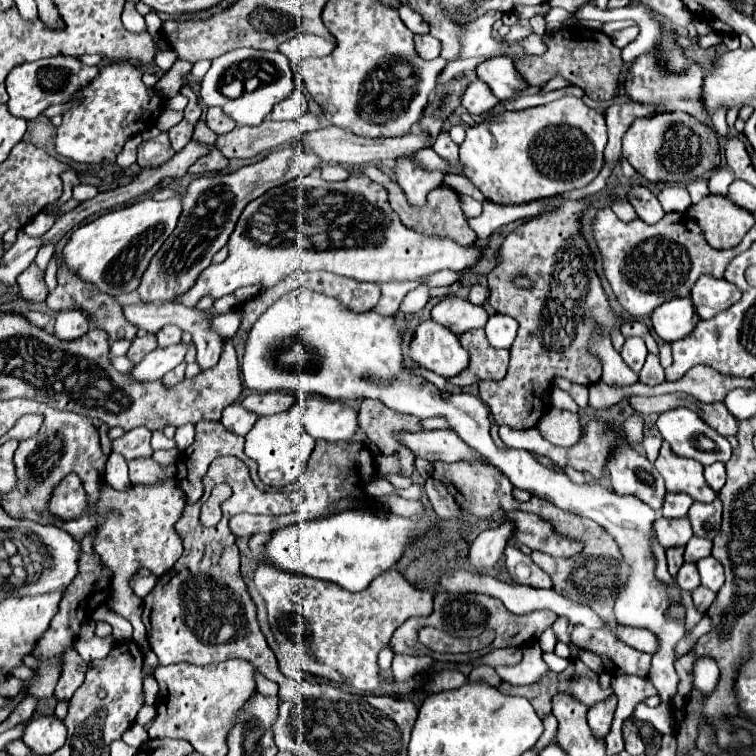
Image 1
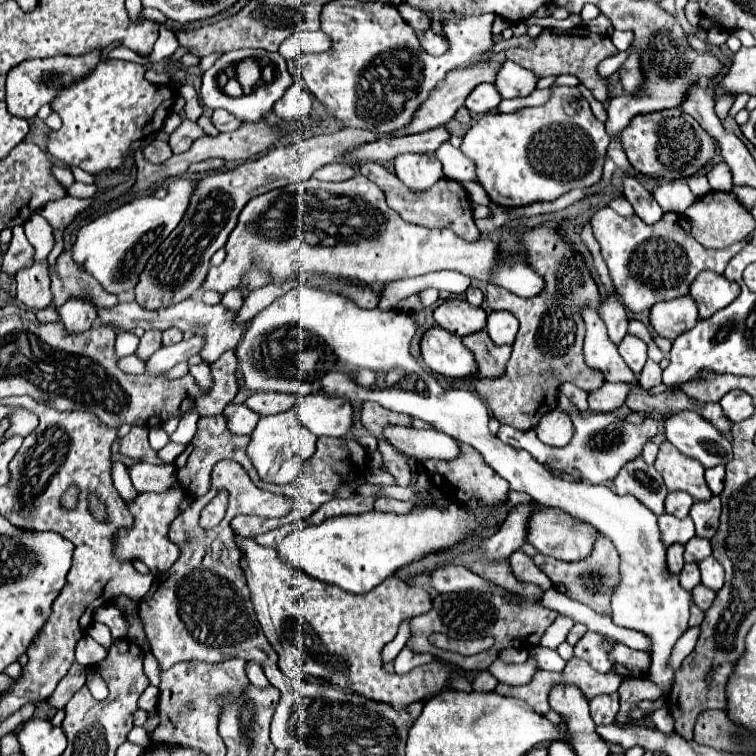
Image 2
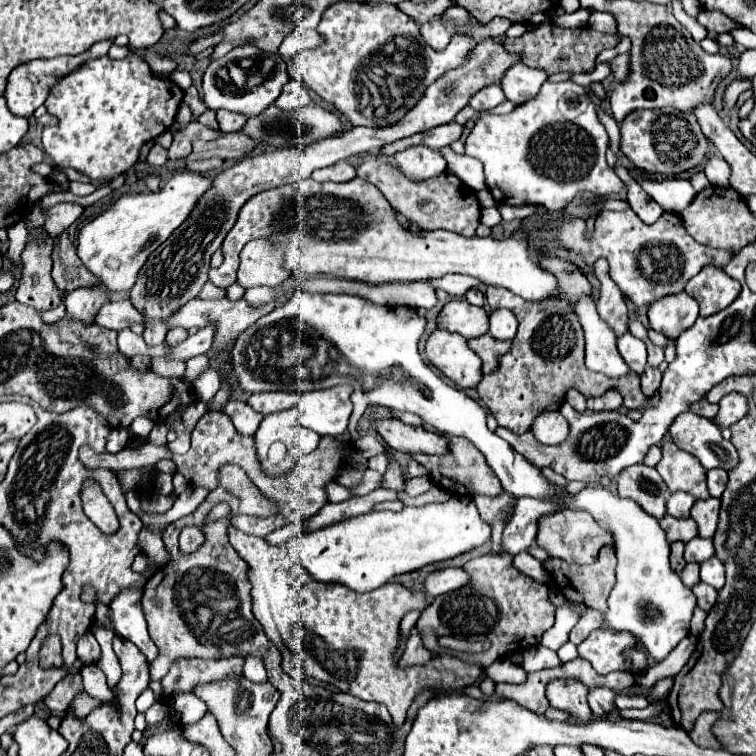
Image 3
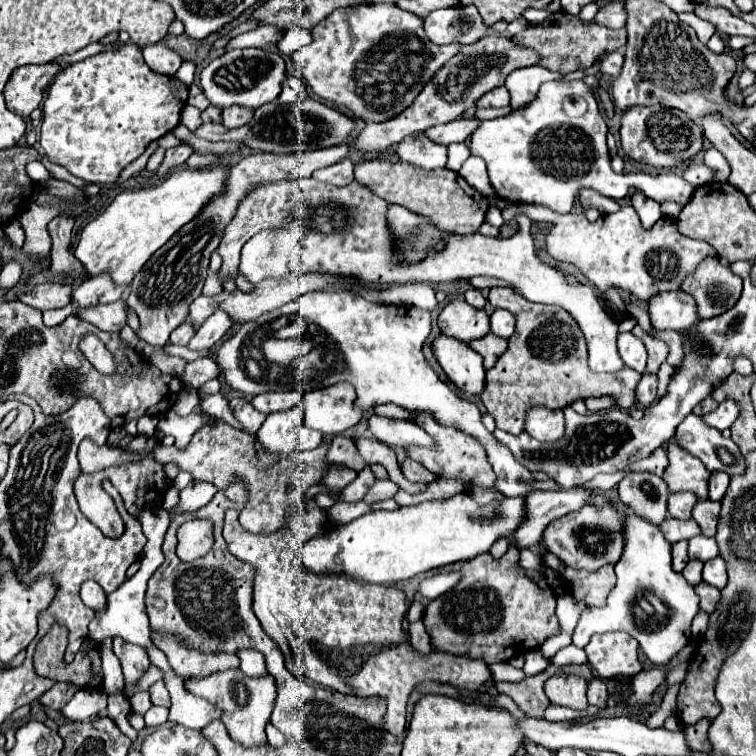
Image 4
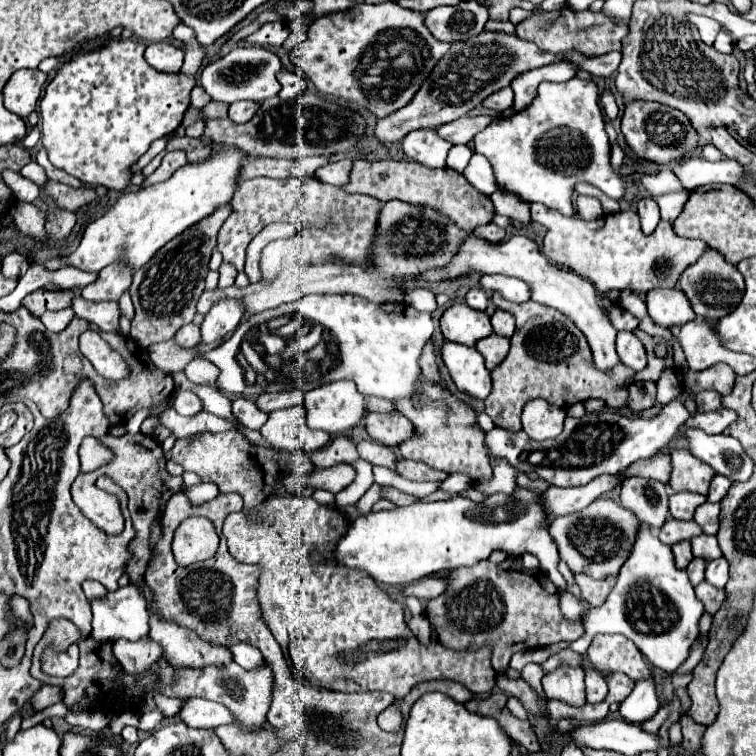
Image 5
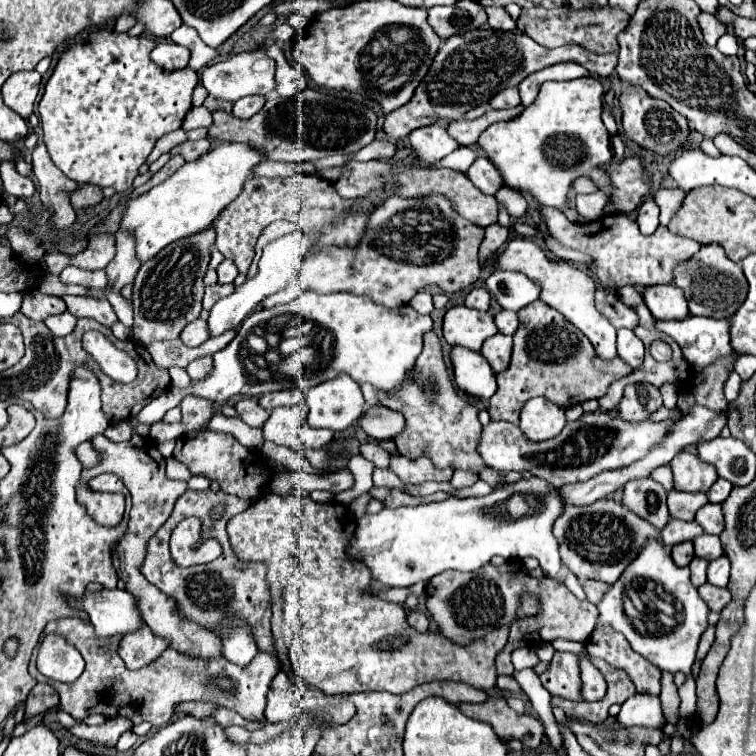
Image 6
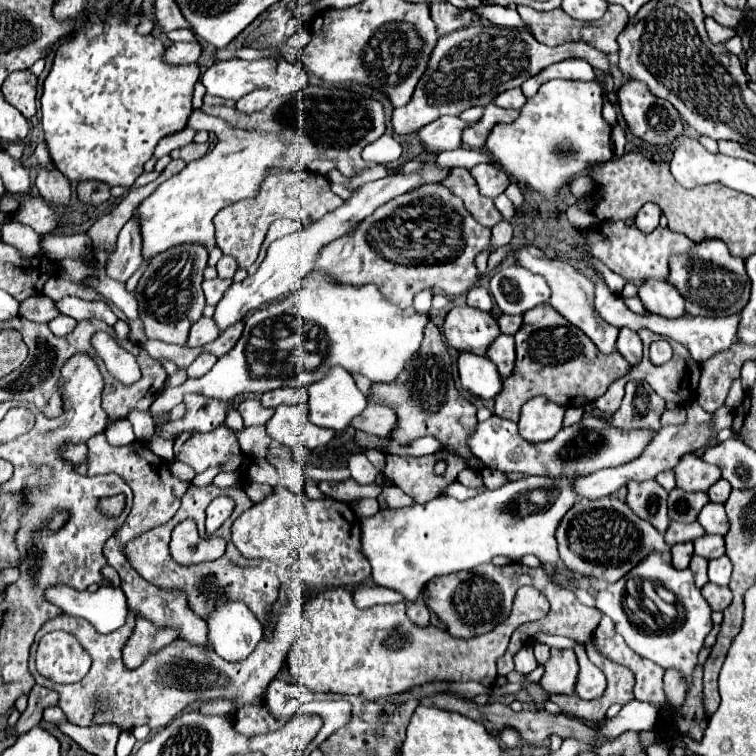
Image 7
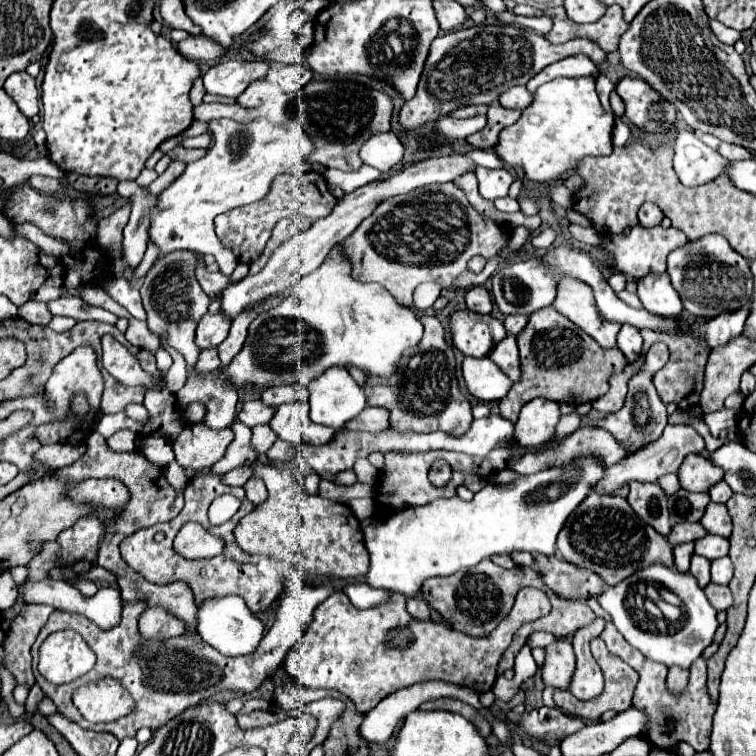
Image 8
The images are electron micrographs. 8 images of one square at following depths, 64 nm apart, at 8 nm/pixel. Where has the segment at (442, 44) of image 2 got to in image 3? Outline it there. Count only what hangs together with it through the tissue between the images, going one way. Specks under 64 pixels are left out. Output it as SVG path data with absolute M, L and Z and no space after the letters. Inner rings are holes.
M440 16L436 20L430 20L428 24L420 26L420 34L424 38L424 42L434 48L434 50L444 50L450 42L450 36L452 36L452 28L446 28L442 22L440 22Z

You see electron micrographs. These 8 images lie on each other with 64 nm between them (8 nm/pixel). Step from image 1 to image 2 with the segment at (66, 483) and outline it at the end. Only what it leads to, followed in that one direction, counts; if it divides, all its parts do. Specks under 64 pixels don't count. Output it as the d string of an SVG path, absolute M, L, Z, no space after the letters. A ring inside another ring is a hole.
M72 484L72 486L68 486L68 490L64 492L64 496L60 498L60 506L64 508L64 510L74 510L76 506L78 506L78 494L80 494L80 490Z

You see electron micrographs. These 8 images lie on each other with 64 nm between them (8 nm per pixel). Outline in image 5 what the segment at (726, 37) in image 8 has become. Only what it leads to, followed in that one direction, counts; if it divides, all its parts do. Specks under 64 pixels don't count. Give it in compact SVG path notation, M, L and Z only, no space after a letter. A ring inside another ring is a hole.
M688 14L688 20L692 20L692 24L700 30L702 42L710 46L714 42L718 30L720 30L720 24L712 18L704 18L704 16L698 16L698 14Z

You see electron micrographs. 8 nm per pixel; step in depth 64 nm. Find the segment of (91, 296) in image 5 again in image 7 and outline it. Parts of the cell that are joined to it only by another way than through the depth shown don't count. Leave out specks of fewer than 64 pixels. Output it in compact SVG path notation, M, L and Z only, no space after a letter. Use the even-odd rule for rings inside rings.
M136 218L118 234L116 252L110 256L110 278L118 282L126 282L142 264L140 256L140 228L136 228Z

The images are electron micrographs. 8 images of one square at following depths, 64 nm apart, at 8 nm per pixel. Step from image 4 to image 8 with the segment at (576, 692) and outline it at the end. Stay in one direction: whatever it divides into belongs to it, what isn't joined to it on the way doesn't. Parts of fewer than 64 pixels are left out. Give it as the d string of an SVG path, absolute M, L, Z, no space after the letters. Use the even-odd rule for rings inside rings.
M562 638L556 644L546 646L546 662L542 668L544 686L556 690L568 690L574 670L576 670L576 660L570 640Z

